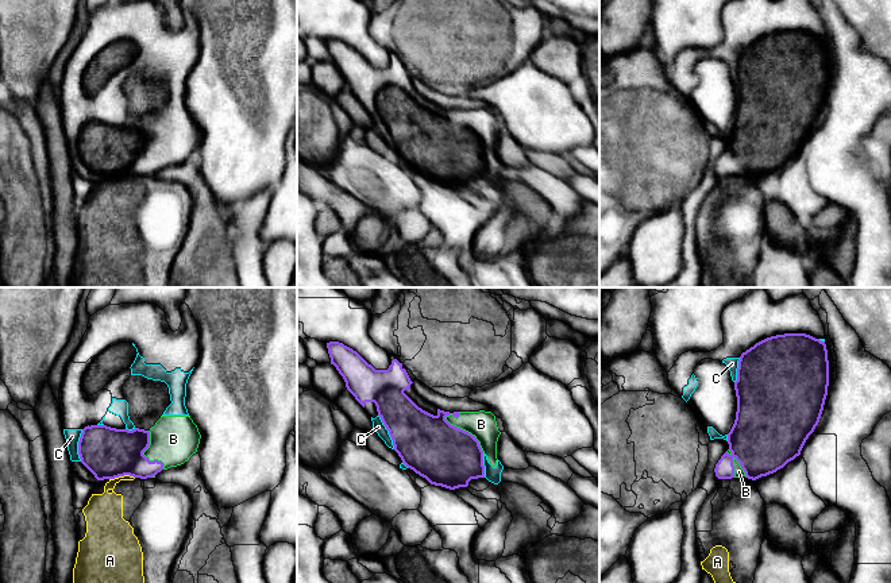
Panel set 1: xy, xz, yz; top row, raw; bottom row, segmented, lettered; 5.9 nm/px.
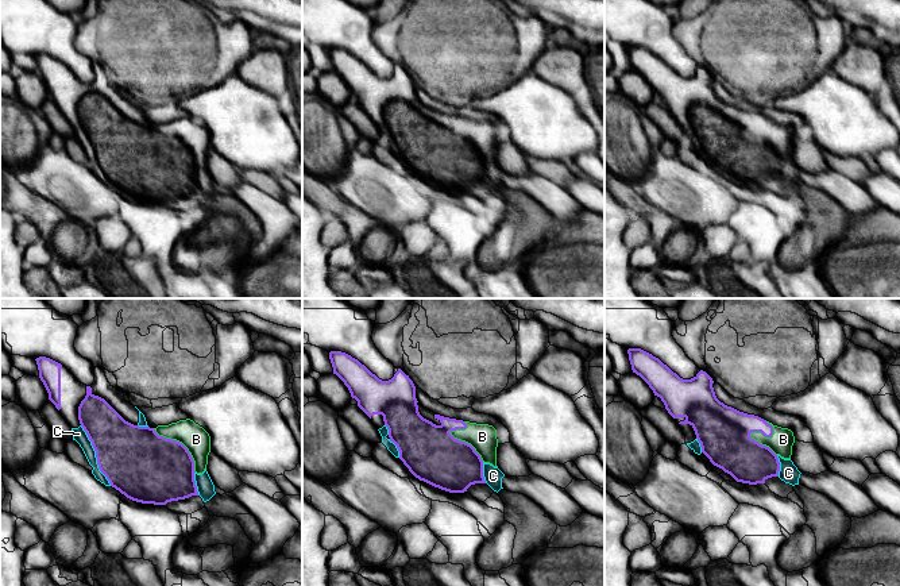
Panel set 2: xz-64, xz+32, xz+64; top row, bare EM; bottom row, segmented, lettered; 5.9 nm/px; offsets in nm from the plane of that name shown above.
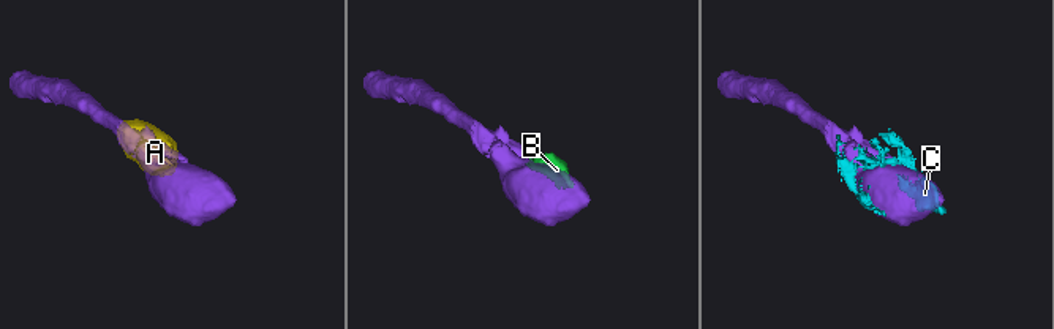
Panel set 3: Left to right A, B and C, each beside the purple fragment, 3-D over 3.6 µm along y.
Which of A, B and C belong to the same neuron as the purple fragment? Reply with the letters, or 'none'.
B, C

